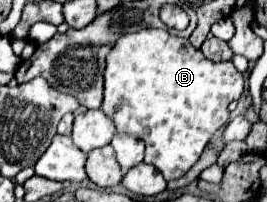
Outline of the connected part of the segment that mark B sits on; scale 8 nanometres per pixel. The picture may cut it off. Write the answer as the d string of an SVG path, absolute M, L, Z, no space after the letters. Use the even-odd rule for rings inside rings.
M146 28L136 34L124 34L106 58L102 112L116 124L120 134L134 134L146 142L146 164L156 166L166 180L182 178L200 158L212 134L226 126L228 104L238 100L244 90L244 78L228 62L212 62L204 58L186 38L176 38L166 30Z

